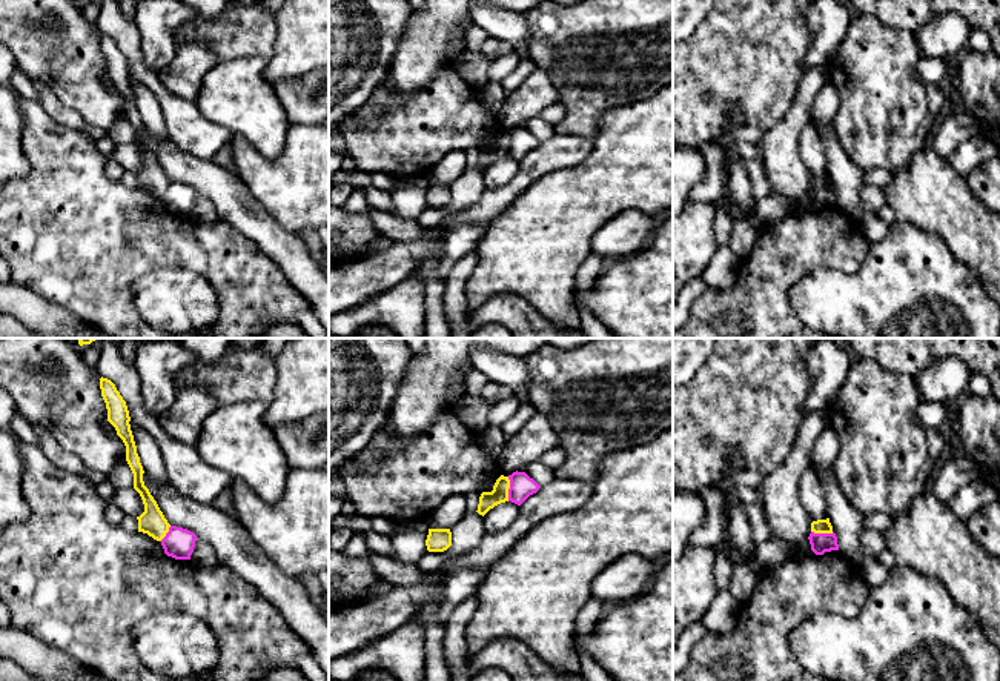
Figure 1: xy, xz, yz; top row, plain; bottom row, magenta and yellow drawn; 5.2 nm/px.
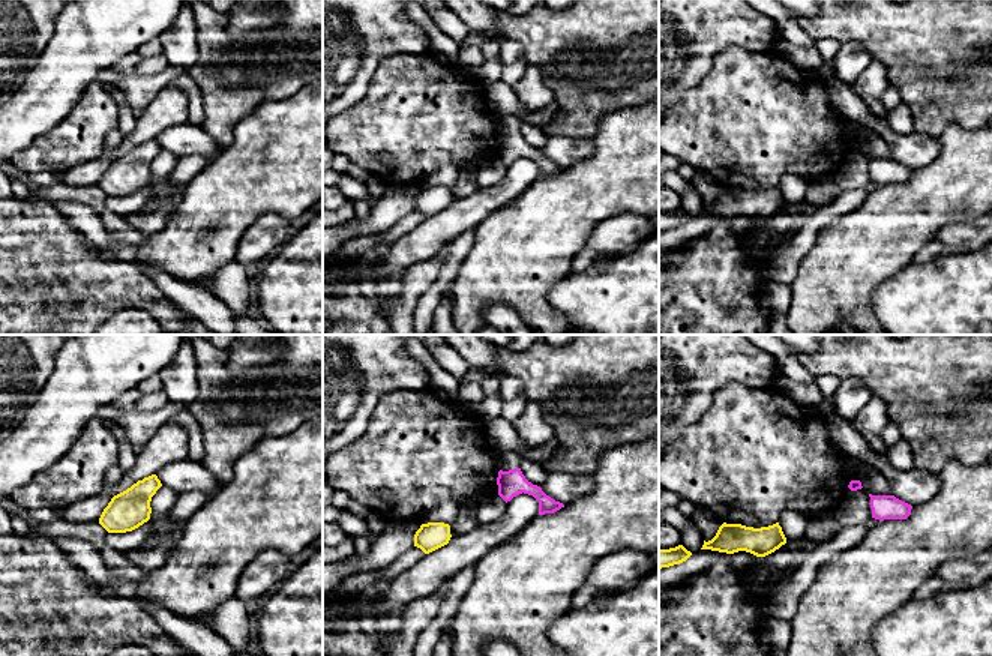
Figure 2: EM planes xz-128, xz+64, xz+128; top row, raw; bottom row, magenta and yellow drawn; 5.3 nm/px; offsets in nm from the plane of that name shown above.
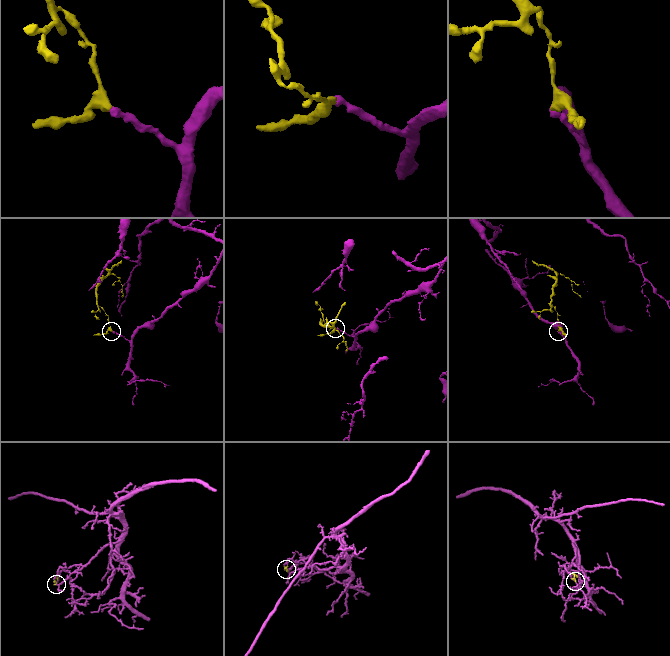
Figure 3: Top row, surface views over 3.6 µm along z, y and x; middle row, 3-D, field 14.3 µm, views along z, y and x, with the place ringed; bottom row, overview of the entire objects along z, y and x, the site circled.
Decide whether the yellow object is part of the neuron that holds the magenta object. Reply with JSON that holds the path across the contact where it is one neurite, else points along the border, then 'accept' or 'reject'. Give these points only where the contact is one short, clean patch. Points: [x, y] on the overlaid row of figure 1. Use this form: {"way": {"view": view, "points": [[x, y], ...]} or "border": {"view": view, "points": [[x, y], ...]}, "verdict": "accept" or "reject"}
{"border": {"view": "xz", "points": [[507, 477], [509, 500]]}, "verdict": "reject"}

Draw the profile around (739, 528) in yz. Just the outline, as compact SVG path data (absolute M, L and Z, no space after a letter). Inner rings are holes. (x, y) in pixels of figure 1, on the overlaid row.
M737 503L733 507L730 523L728 523L728 532L733 538L733 544L745 555L754 558L756 547L753 544L751 536L751 526L747 518L747 506L742 503Z

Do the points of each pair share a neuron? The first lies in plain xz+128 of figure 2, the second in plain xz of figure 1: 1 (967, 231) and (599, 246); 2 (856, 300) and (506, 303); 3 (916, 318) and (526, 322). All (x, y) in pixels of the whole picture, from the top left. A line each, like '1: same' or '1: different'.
1: same
2: different
3: different

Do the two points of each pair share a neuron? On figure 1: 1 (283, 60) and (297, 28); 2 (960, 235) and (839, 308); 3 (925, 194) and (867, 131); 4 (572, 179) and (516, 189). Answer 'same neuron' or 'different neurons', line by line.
1: same neuron
2: different neurons
3: different neurons
4: different neurons

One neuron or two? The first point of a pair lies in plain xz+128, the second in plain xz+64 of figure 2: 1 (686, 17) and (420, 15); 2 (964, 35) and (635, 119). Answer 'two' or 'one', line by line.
1: two
2: two

